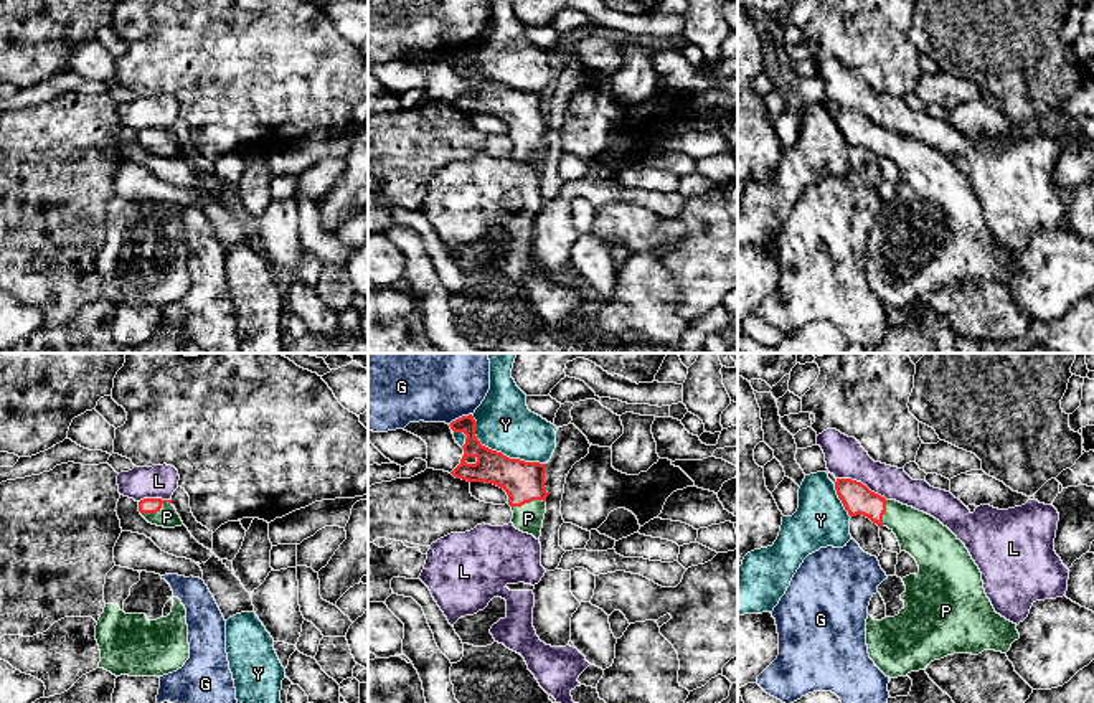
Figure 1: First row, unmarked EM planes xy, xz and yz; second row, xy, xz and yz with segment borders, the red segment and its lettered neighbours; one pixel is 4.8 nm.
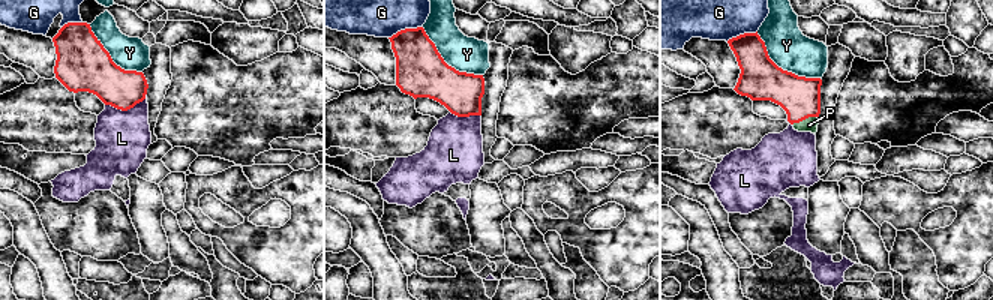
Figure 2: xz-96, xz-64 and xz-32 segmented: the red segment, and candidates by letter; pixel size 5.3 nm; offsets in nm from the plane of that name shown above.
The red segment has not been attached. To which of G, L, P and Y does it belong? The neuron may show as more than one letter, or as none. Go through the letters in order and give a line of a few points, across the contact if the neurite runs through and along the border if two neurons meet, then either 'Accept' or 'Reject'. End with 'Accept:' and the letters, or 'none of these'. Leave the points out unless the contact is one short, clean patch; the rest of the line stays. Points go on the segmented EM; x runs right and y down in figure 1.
G: Reject
L: Reject
P: Line: xy (147, 505), (155, 512), (167, 517). Accept
Y: Reject
Accept: P

